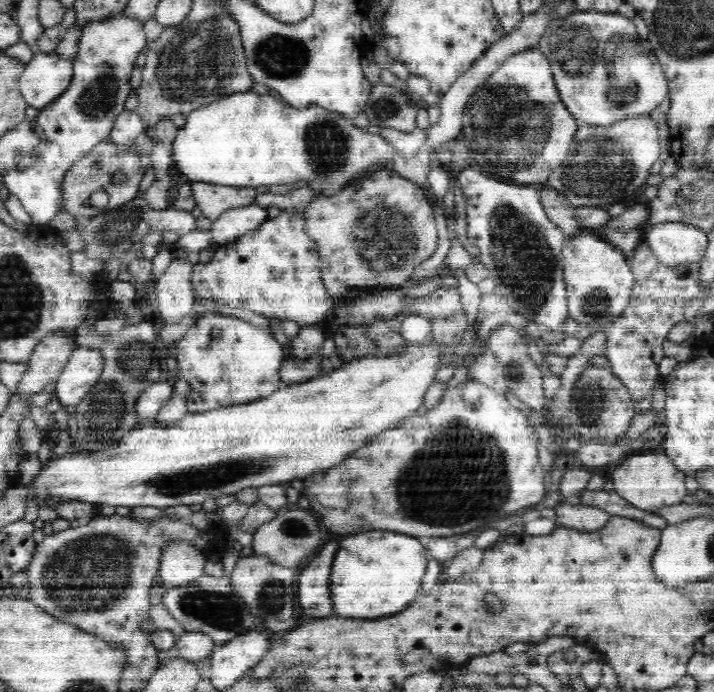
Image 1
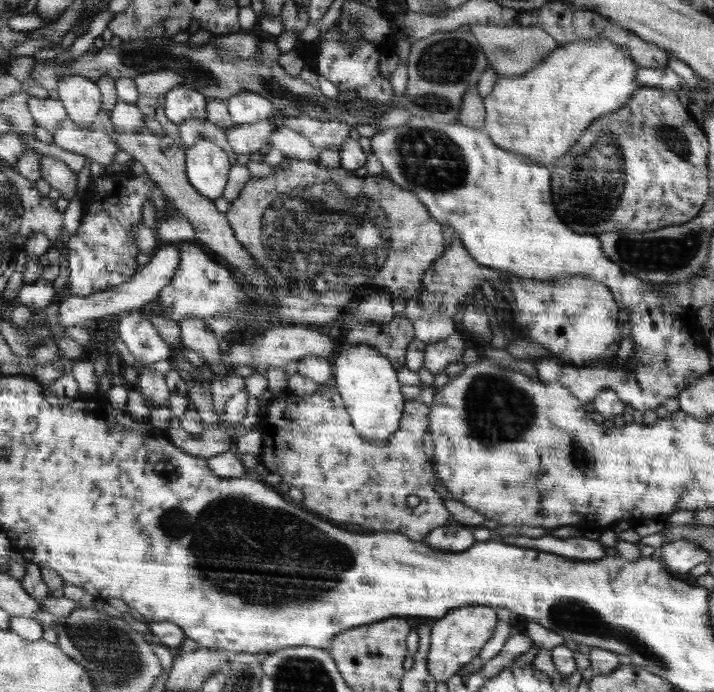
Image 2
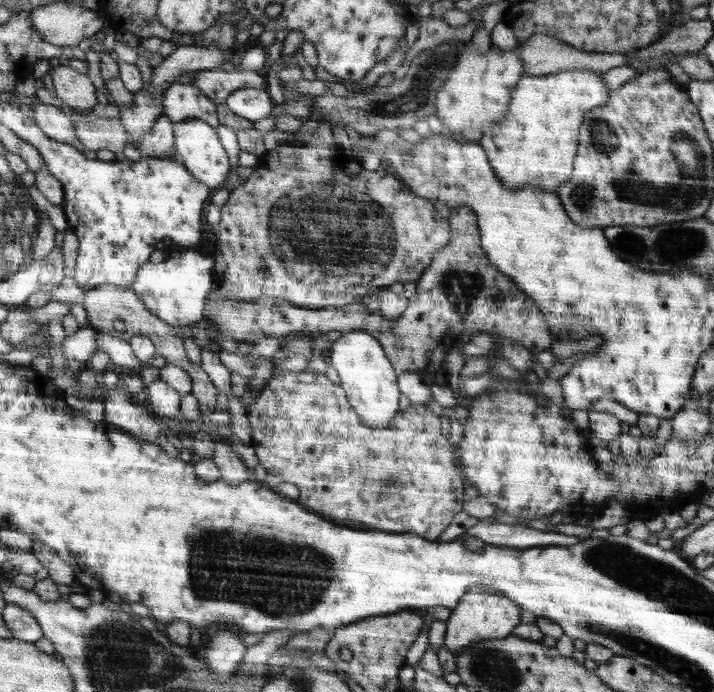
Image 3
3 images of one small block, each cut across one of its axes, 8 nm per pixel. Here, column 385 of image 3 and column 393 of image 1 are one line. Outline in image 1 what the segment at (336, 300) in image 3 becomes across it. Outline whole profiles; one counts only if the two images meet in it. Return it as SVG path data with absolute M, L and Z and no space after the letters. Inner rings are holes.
M391 166L372 170L353 183L342 187L337 194L319 194L304 210L305 230L317 245L321 260L321 277L328 294L336 297L364 286L365 292L404 289L414 276L418 264L428 260L438 246L438 232L429 194L422 186L402 178Z

